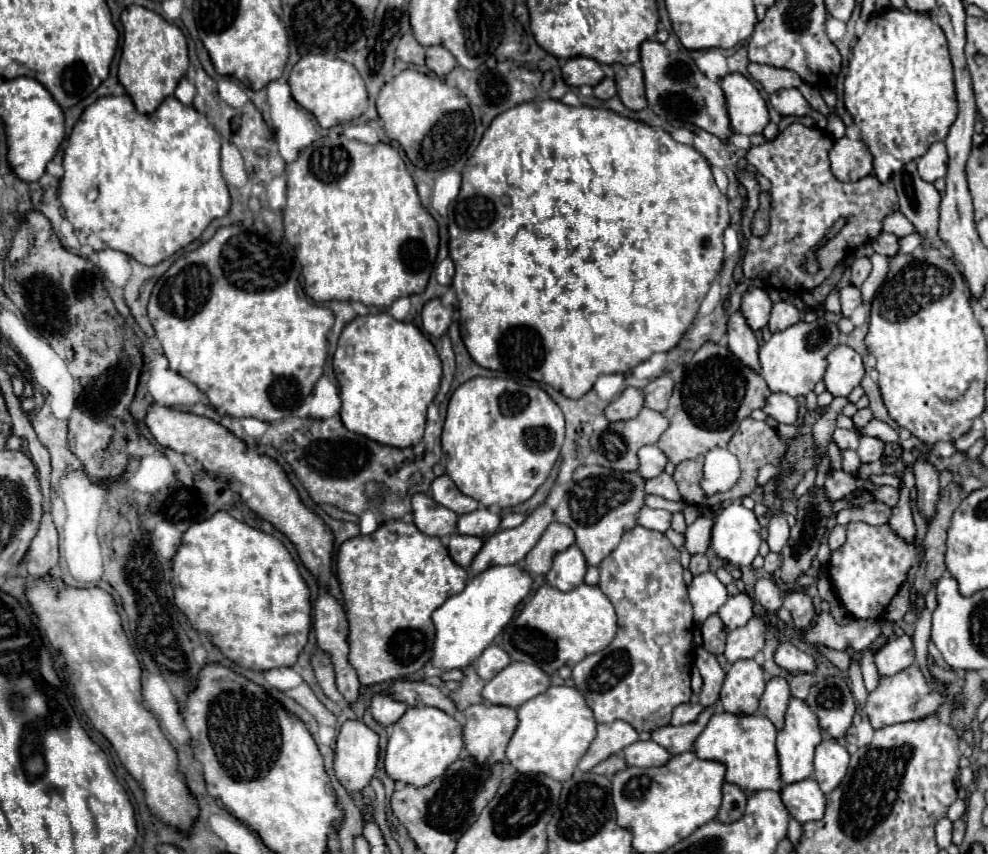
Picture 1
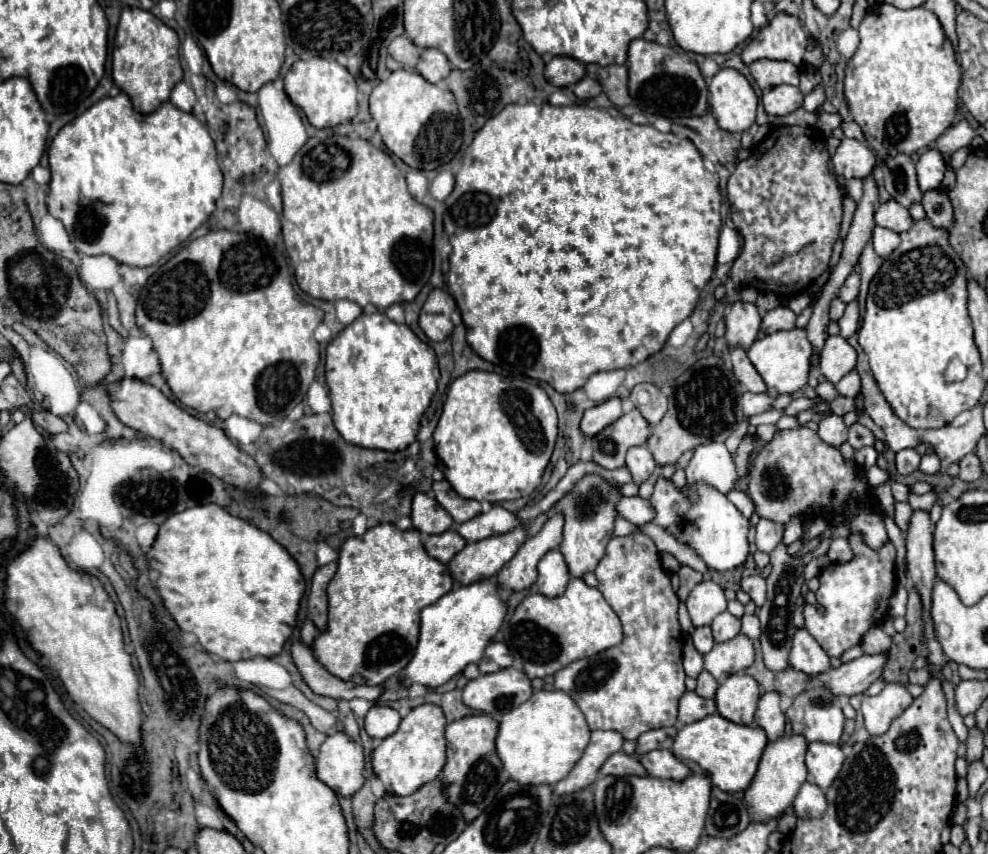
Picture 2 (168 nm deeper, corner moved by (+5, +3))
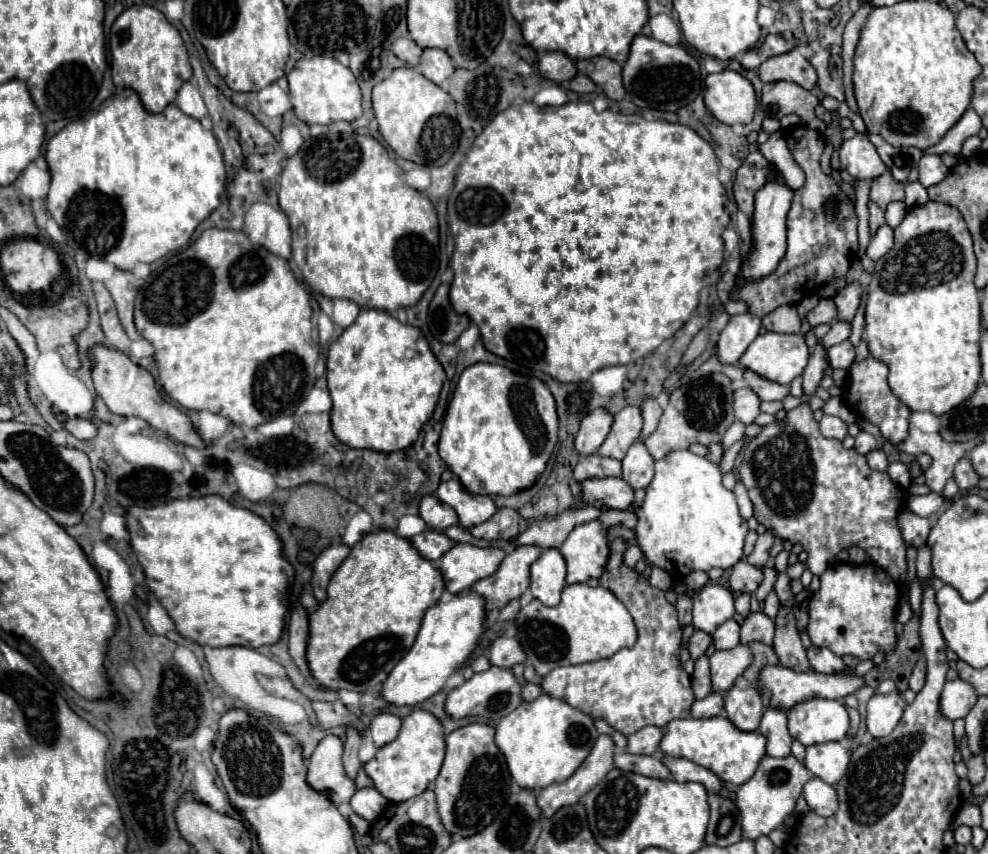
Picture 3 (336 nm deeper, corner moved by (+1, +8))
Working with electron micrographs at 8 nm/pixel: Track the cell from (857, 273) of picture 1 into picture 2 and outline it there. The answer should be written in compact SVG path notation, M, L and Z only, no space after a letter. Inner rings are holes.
M857 272L849 274L847 280L845 280L845 284L843 284L841 290L839 290L839 298L841 298L845 304L851 302L851 300L859 294L859 284L861 284L861 276L859 276Z

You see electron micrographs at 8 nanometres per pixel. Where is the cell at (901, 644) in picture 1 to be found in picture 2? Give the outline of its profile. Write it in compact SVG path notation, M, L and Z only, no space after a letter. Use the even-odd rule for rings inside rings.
M877 652L877 654L863 654L851 662L841 664L839 668L833 668L817 680L821 680L833 694L837 696L853 696L861 694L869 688L871 682L879 680L883 676L887 664L887 652Z

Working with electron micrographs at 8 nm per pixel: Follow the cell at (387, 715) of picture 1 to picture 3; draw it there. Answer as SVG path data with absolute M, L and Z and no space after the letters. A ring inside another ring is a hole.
M379 713L377 717L373 717L373 721L369 725L369 731L371 731L377 747L391 743L397 737L399 729L401 729L401 719L391 713Z

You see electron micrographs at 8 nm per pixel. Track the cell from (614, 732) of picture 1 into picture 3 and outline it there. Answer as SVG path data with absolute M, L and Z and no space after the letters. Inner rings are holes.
M599 735L589 757L565 783L539 789L537 805L541 809L541 819L549 819L561 807L575 805L585 793L589 793L593 785L597 785L597 781L601 781L613 769L613 749L613 739Z

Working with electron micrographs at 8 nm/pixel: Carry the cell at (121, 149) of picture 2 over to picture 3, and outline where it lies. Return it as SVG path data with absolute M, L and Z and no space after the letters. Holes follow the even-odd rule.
M123 89L121 93L117 93L117 95L109 97L107 101L103 101L99 109L91 111L89 115L69 123L65 129L61 129L55 137L49 139L45 159L47 159L49 171L51 171L51 189L49 189L49 195L47 195L47 211L57 221L57 225L65 231L67 245L77 255L103 259L103 261L115 265L121 271L131 271L137 263L153 263L153 261L165 257L167 253L185 247L189 243L193 231L197 229L197 225L203 219L207 219L213 209L219 207L221 195L223 195L223 191L226 191L225 163L223 163L223 157L221 157L215 135L211 131L203 129L203 125L197 119L181 113L181 109L177 109L177 105L167 105L167 109L163 113L147 113L143 109L141 101L139 101L139 95L133 89Z

